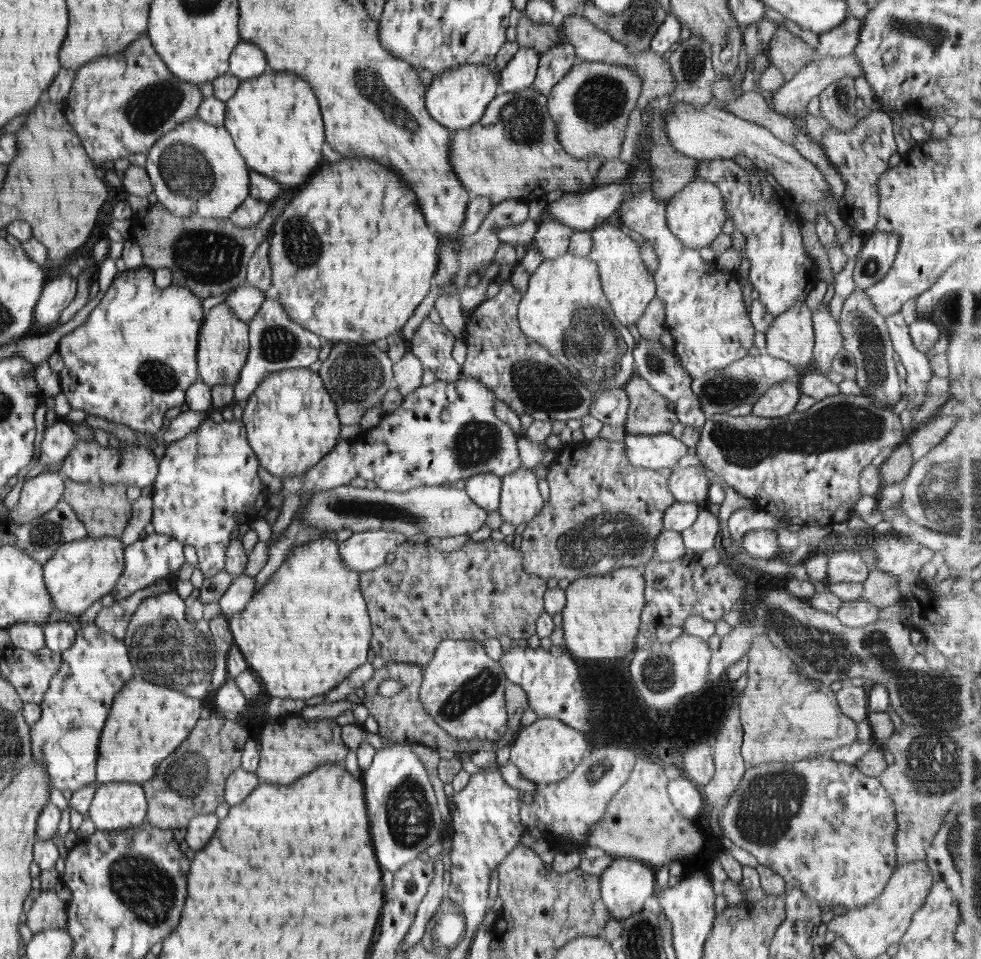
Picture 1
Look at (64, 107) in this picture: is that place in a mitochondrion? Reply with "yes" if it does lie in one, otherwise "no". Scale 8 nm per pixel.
no

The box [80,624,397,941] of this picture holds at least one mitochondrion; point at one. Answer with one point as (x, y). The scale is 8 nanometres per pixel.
(150, 894)

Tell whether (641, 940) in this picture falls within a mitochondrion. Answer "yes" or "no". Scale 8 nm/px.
yes

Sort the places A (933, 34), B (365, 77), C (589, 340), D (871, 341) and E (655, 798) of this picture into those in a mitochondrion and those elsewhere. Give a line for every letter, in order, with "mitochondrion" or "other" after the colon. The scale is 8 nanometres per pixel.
A: mitochondrion
B: mitochondrion
C: mitochondrion
D: mitochondrion
E: other

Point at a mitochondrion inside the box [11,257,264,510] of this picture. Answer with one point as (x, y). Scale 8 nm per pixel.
(154, 375)

